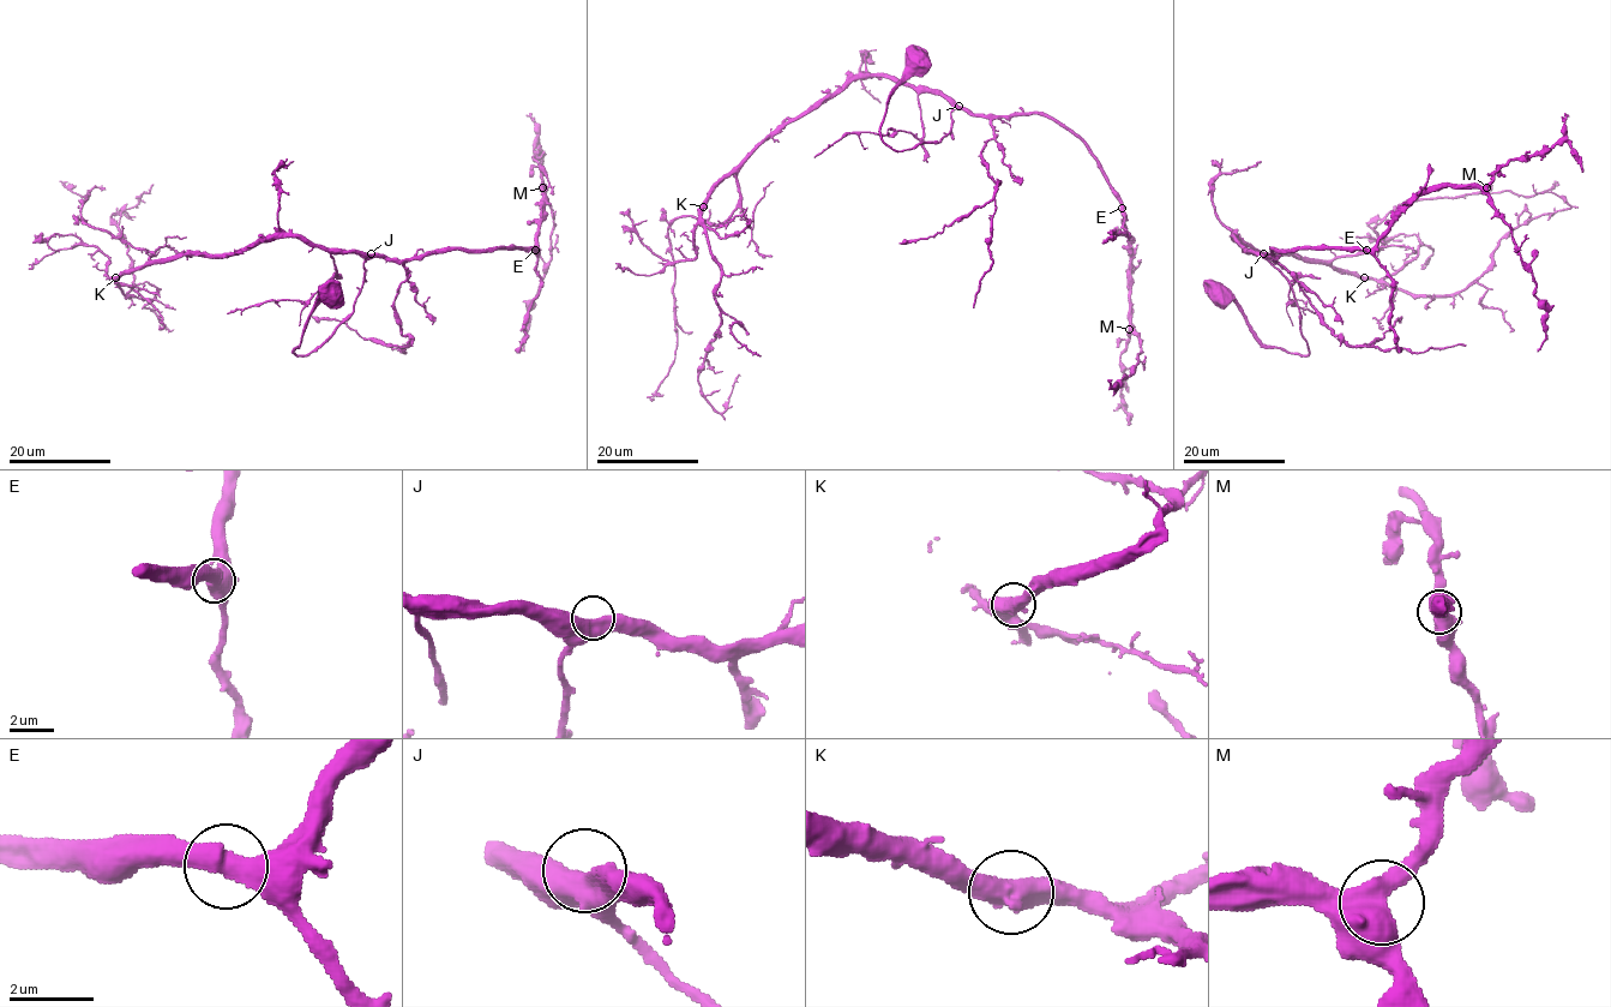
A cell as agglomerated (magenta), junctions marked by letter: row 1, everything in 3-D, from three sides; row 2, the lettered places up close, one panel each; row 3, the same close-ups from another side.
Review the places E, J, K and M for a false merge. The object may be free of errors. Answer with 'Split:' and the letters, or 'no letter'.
Split: no letter

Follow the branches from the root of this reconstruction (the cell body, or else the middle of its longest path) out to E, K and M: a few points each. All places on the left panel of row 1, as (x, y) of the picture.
E: (330, 293), (317, 300), (294, 349), (298, 355), (314, 352), (353, 311), (364, 264), (372, 257), (534, 250)
K: (330, 293), (317, 300), (298, 355), (353, 311), (365, 273), (356, 252), (260, 237), (115, 277)
M: (330, 293), (317, 300), (298, 355), (314, 352), (353, 311), (372, 257), (534, 250), (542, 187)

